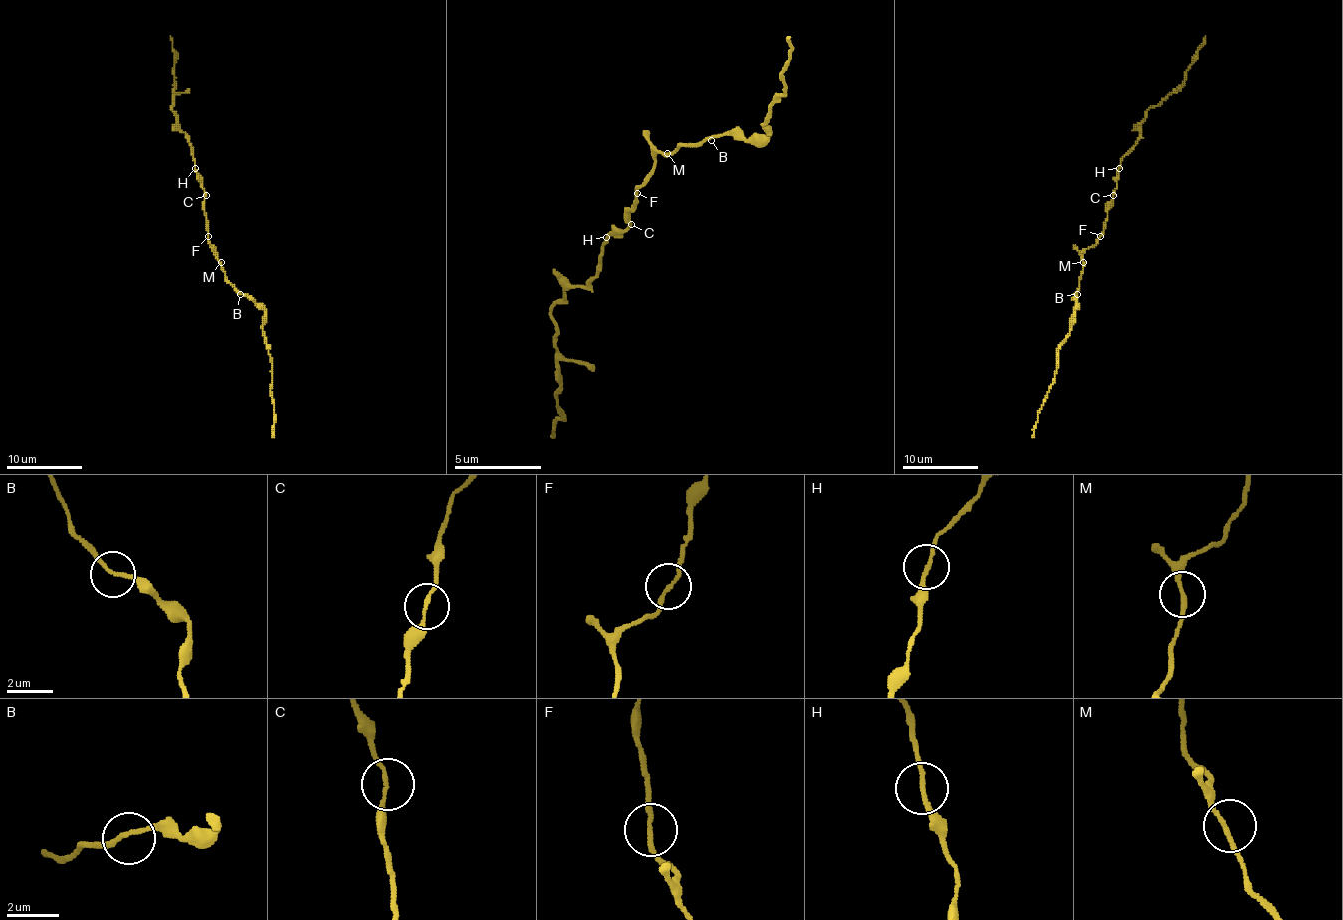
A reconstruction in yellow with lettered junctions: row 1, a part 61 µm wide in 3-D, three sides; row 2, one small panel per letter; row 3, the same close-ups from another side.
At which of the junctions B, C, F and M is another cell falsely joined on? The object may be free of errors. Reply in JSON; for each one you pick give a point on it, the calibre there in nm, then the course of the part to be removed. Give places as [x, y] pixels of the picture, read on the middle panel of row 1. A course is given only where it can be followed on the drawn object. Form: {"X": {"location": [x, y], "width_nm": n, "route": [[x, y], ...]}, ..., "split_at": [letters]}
{"split_at": []}

